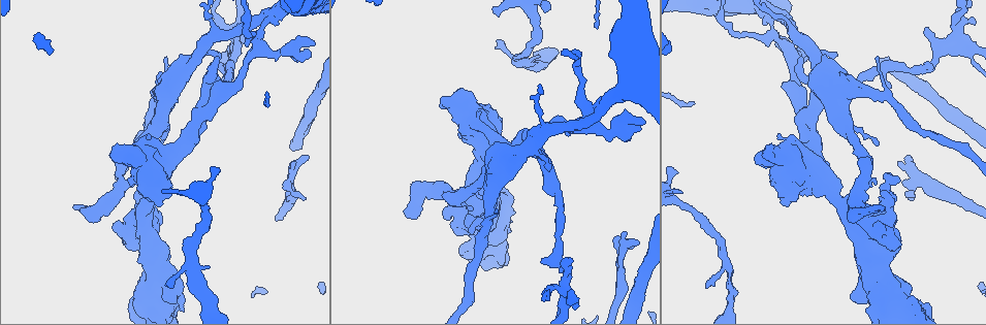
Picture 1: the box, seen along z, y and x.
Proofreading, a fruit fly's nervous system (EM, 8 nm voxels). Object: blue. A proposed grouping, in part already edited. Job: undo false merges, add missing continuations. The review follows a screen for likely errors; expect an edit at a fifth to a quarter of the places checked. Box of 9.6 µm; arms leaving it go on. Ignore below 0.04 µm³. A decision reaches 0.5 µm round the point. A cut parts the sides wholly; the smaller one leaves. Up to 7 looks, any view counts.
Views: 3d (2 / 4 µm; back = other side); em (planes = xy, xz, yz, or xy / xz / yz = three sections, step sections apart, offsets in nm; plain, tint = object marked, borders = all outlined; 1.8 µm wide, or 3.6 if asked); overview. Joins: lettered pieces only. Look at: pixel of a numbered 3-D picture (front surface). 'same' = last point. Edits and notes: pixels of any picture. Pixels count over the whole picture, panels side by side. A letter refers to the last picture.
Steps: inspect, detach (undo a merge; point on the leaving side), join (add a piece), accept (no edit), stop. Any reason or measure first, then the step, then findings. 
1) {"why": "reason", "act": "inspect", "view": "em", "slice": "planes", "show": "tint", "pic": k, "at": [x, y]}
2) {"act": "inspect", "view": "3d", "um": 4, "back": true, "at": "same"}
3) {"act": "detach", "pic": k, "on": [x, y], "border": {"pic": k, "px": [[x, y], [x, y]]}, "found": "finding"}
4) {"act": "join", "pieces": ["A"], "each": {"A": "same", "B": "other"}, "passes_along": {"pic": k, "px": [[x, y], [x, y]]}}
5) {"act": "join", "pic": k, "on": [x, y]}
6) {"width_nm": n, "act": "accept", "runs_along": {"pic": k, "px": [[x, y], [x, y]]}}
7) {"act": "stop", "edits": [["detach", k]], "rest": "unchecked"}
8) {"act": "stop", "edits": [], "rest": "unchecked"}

{"why": "side arm on a straight run", "act": "inspect", "view": "3d", "um": 4, "pic": 1, "at": [804, 113]}

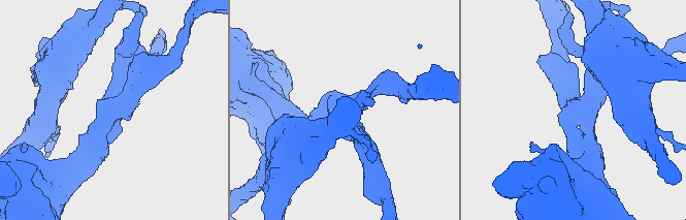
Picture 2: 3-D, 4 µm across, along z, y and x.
{"arms": 3, "arm_widths_nm": [280, 280, 400], "act": "inspect", "view": "em", "um": 3.6, "slice": "planes", "show": "borders", "pic": 2, "at": [115, 107]}

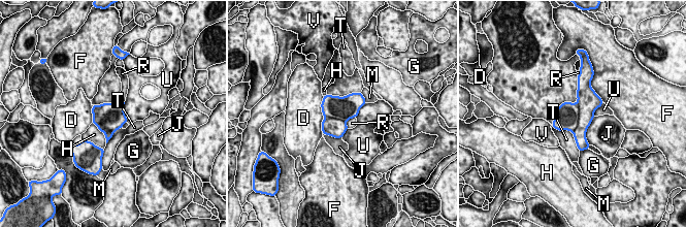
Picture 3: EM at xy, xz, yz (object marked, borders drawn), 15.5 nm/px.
{"longest_contact_nm": ["T", 600], "act": "accept", "each": {"D": "other", "F": "other", "G": "other", "H": "other", "J": "other", "M": "other", "R": "other", "T": "other", "U": "other", "V": "other"}, "border": {"pic": 3, "px": [[355, 117], [347, 121], [347, 128]]}, "found": "all the same neuron"}

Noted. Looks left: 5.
{"why": "three arms meet", "act": "inspect", "view": "em", "slice": "planes", "show": "borders", "pic": 1, "at": [600, 108]}

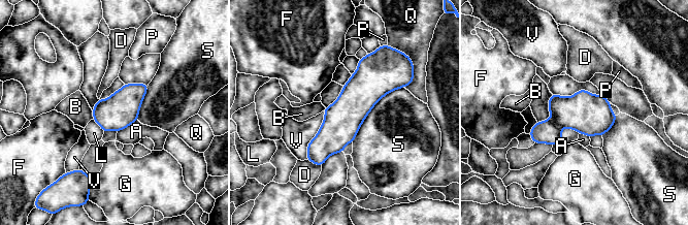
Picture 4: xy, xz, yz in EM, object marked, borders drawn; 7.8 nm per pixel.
{"act": "detach", "pic": 4, "on": [585, 113], "each": {"A": "other", "B": "other", "D": "other", "F": "other", "G": "other", "L": "other", "P": "other", "Q": "other", "S": "other", "V": "other"}, "part_leaving": {"pic": 4, "px": [[377, 58], [373, 78], [314, 160]]}, "found": "two neurons meet here"}

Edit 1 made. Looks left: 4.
{"act": "inspect", "view": "overview"}

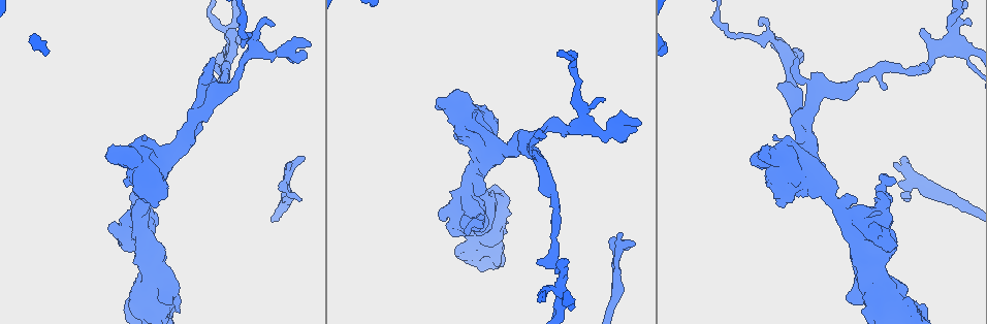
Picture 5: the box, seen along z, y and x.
{"why": "free end", "act": "inspect", "view": "em", "slice": "xy", "step": 16, "show": "tint", "pic": 5, "at": [304, 157]}

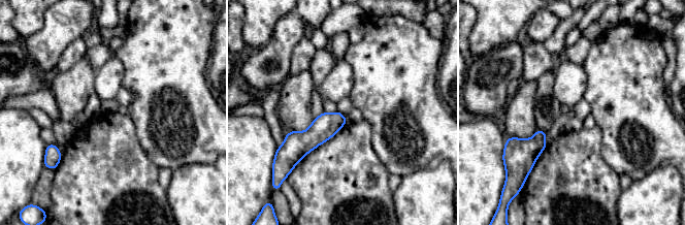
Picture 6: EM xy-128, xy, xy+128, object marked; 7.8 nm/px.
{"act": "inspect", "view": "em", "slice": "planes", "show": "borders", "at": "same"}

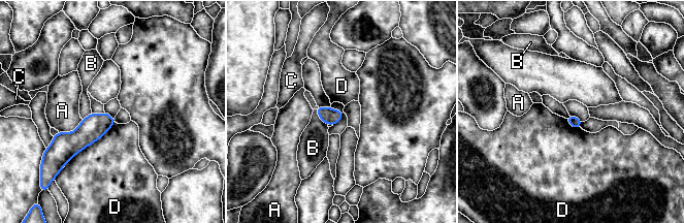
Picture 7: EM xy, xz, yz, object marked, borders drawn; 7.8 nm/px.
{"act": "accept", "each": {"A": "other", "B": "other", "C": "other", "D": "other"}, "border": {"pic": 7, "px": [[115, 122], [65, 166]]}, "found": "none of them fits"}

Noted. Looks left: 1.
{"act": "stop", "edits": [["detach", 4]], "rest": "unchecked"}

